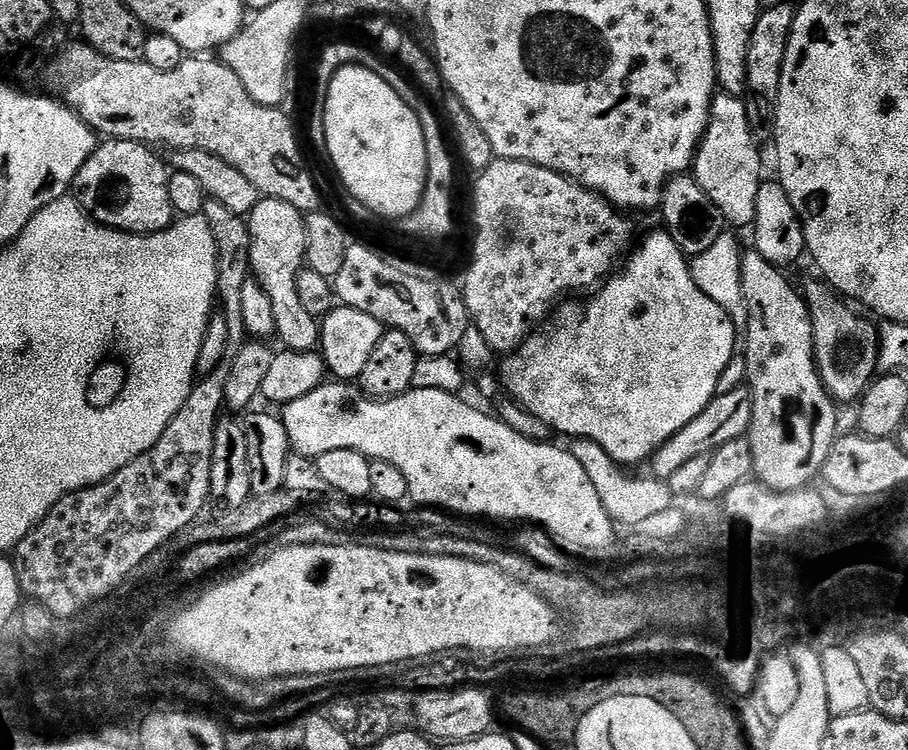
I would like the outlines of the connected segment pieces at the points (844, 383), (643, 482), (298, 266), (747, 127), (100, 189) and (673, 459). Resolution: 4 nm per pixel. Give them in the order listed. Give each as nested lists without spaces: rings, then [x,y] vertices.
[[[815,279],[802,288],[802,295],[812,316],[816,369],[833,400],[859,401],[868,385],[876,379],[880,368],[880,334],[877,325],[872,325],[873,321],[867,315],[861,314],[851,303],[841,299],[823,279]]]
[[[575,437],[571,441],[568,451],[578,459],[582,468],[589,475],[590,482],[594,485],[594,490],[598,493],[598,498],[602,501],[602,506],[610,514],[613,523],[621,527],[635,528],[638,522],[650,518],[651,515],[658,514],[659,511],[673,507],[674,493],[671,485],[664,480],[649,476],[650,478],[630,478],[623,472],[615,460],[612,460],[602,446],[592,439],[582,439]]]
[[[261,198],[246,218],[250,230],[251,275],[270,294],[274,306],[276,336],[285,349],[293,352],[314,352],[320,346],[320,324],[317,317],[306,314],[298,299],[298,274],[305,267],[308,255],[308,226],[305,213],[290,202]]]
[[[718,94],[712,99],[712,114],[700,151],[694,161],[694,183],[725,221],[736,228],[755,225],[758,210],[760,177],[760,148],[752,137],[750,108],[743,104],[739,95]]]
[[[108,138],[97,143],[71,186],[74,198],[91,219],[117,232],[131,232],[133,236],[165,232],[174,223],[168,189],[170,168],[152,152],[155,151],[149,145],[133,140]]]
[[[741,386],[730,390],[730,394],[716,396],[708,403],[706,410],[698,414],[681,430],[677,436],[673,436],[662,448],[651,457],[650,463],[657,477],[670,478],[682,462],[686,462],[691,456],[708,456],[721,448],[726,442],[734,442],[741,439],[747,433],[752,421],[752,393],[747,387]]]

